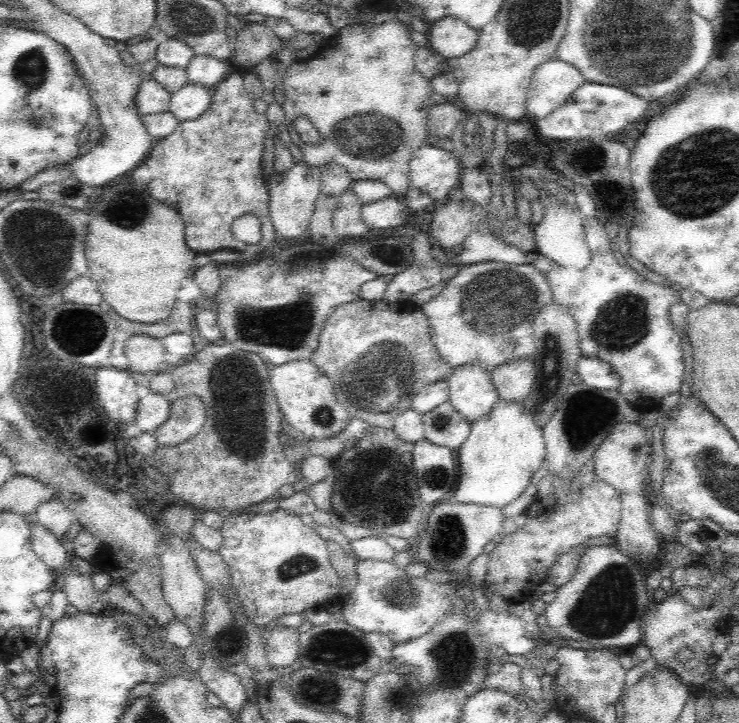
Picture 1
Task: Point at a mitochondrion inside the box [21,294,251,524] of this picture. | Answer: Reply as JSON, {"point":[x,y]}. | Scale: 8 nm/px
{"point":[88,329]}

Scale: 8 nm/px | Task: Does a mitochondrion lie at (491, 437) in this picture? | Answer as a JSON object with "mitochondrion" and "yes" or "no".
{"mitochondrion":"no"}

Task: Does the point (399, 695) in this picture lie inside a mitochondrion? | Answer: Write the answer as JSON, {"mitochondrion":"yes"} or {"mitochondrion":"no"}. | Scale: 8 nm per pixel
{"mitochondrion":"yes"}

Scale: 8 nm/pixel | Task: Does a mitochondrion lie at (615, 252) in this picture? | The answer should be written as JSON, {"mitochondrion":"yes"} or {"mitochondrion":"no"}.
{"mitochondrion":"no"}

